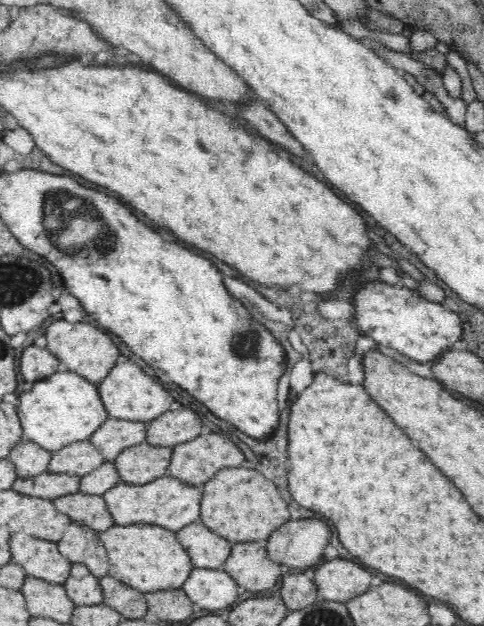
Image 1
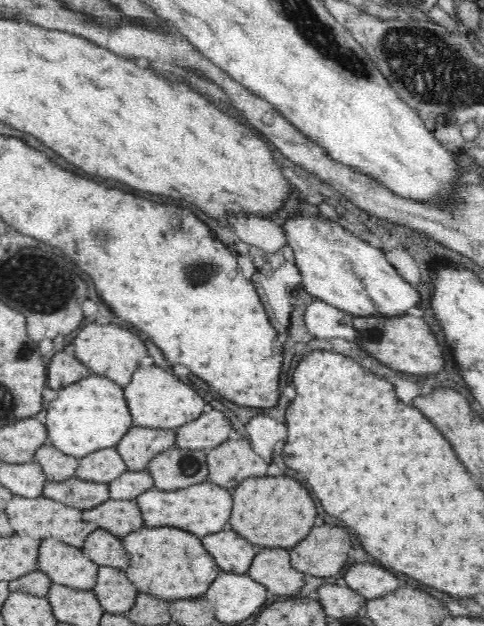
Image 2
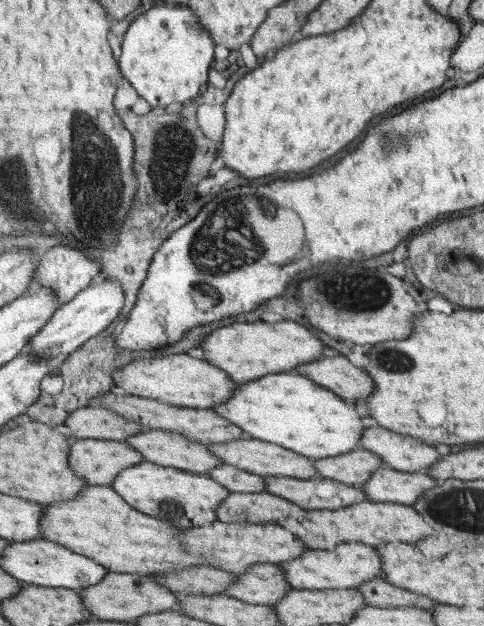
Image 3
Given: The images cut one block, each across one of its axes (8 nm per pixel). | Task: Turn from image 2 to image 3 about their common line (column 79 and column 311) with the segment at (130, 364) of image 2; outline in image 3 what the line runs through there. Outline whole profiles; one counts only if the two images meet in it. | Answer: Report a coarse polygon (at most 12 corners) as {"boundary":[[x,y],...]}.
{"boundary":[[294,321],[234,322],[200,343],[245,384],[325,356]]}

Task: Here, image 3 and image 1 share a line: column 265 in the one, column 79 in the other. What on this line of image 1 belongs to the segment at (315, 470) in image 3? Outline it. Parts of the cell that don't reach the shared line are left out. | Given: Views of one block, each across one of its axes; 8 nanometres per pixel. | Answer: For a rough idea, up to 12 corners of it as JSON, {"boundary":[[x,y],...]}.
{"boundary":[[89,440],[54,451],[47,470],[83,477],[105,458]]}

